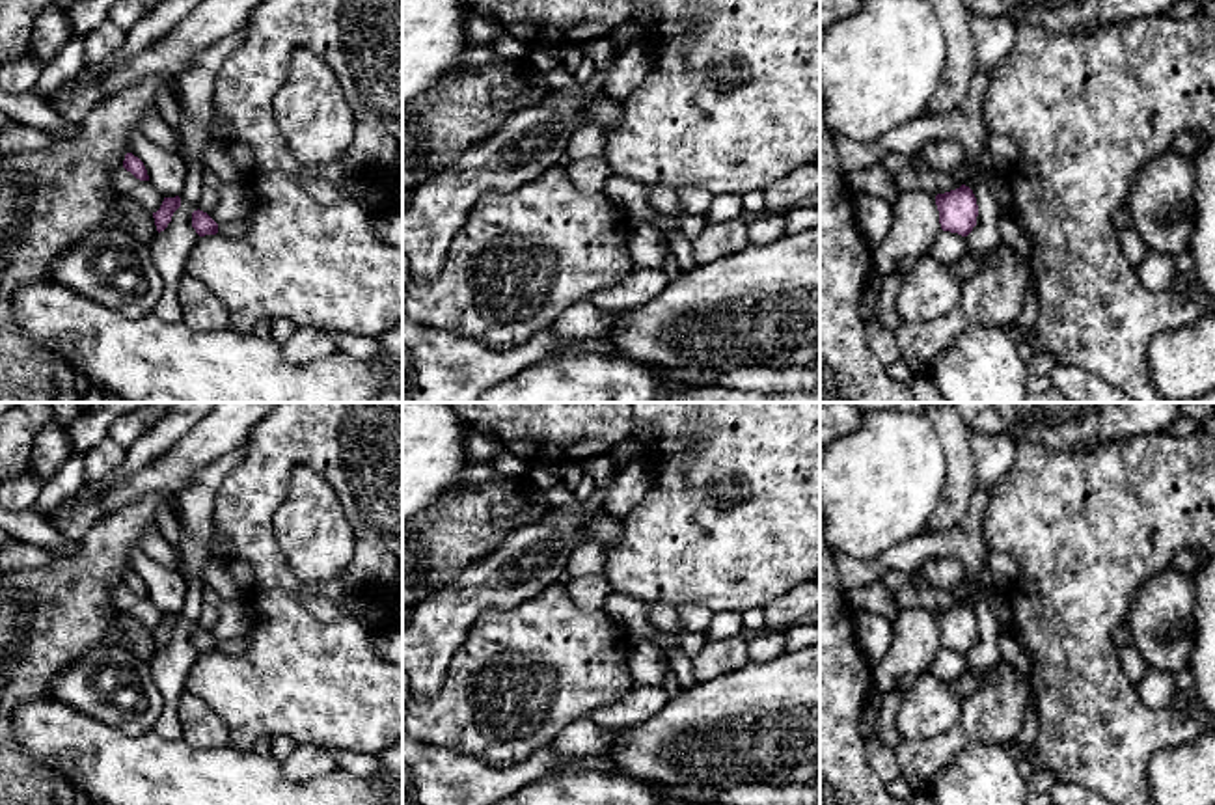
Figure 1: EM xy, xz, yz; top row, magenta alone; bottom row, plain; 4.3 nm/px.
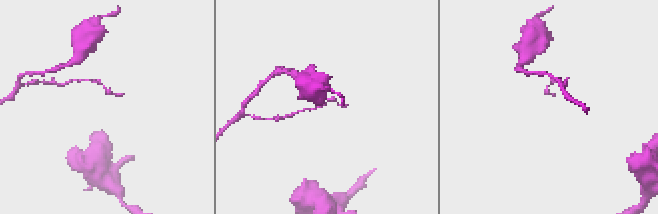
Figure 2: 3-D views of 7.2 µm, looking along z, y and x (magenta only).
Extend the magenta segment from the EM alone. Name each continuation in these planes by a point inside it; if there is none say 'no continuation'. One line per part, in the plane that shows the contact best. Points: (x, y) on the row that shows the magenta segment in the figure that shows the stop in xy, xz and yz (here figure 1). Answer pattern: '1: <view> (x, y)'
no continuation

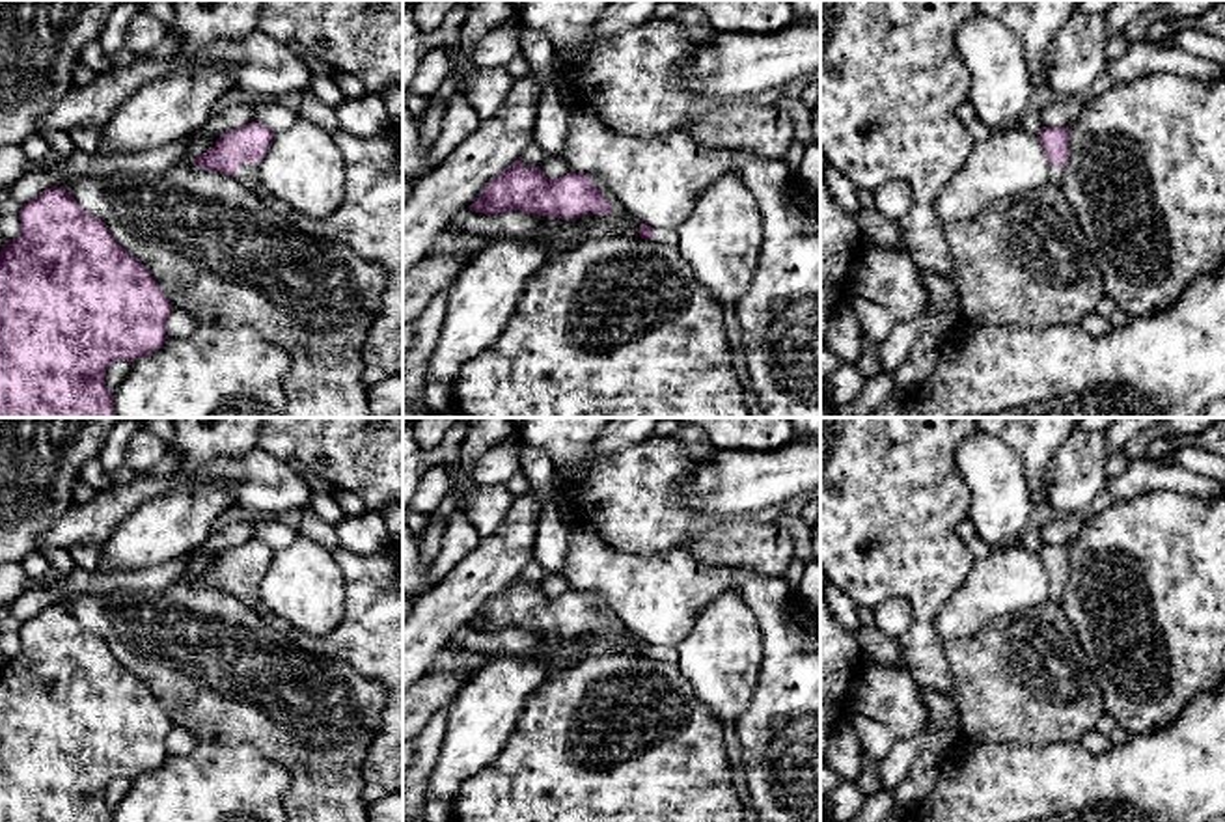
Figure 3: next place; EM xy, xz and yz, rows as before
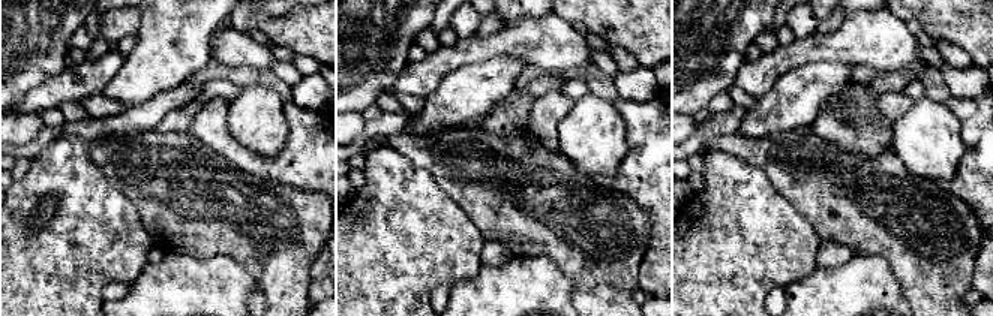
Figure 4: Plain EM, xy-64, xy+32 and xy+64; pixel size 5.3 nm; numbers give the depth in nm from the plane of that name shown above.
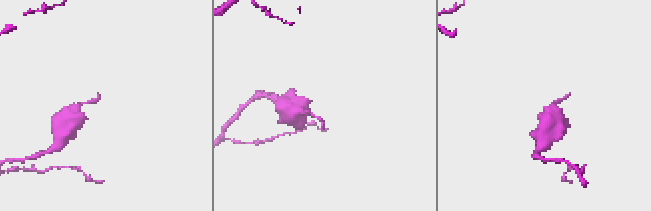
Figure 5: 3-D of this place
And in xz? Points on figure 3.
1: xz (660, 235)

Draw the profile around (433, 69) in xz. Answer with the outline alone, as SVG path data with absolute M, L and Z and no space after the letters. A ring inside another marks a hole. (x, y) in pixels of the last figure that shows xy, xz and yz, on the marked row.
M446 48L425 50L408 91L420 97L431 97L447 78L451 63Z

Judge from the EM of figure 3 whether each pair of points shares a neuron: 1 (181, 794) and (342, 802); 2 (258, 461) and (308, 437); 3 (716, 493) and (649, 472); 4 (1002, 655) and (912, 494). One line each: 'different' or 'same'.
1: different
2: different
3: different
4: different

